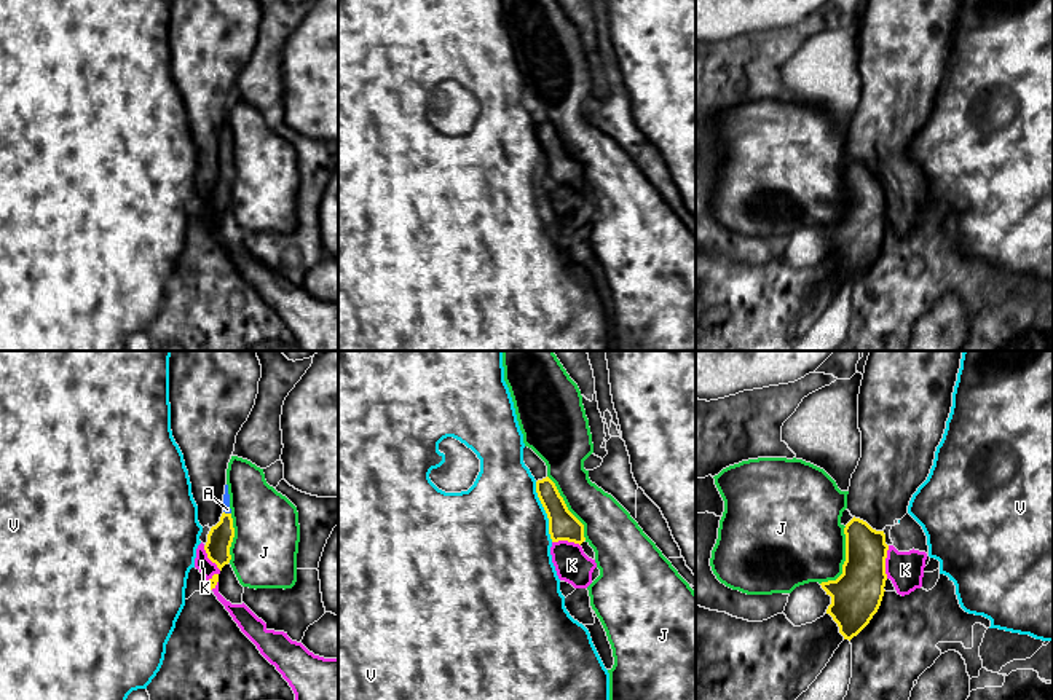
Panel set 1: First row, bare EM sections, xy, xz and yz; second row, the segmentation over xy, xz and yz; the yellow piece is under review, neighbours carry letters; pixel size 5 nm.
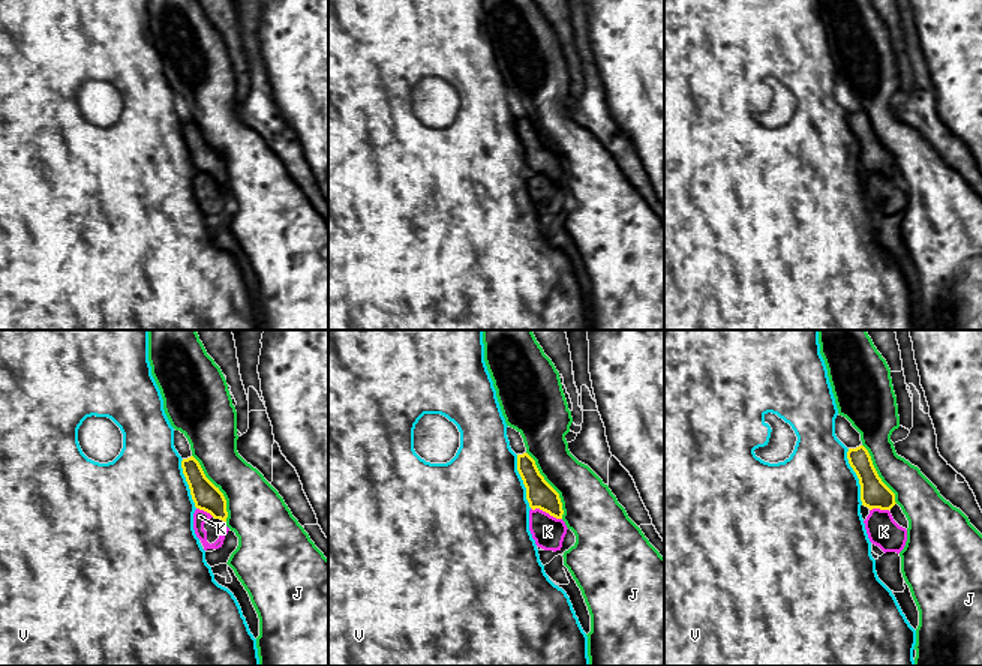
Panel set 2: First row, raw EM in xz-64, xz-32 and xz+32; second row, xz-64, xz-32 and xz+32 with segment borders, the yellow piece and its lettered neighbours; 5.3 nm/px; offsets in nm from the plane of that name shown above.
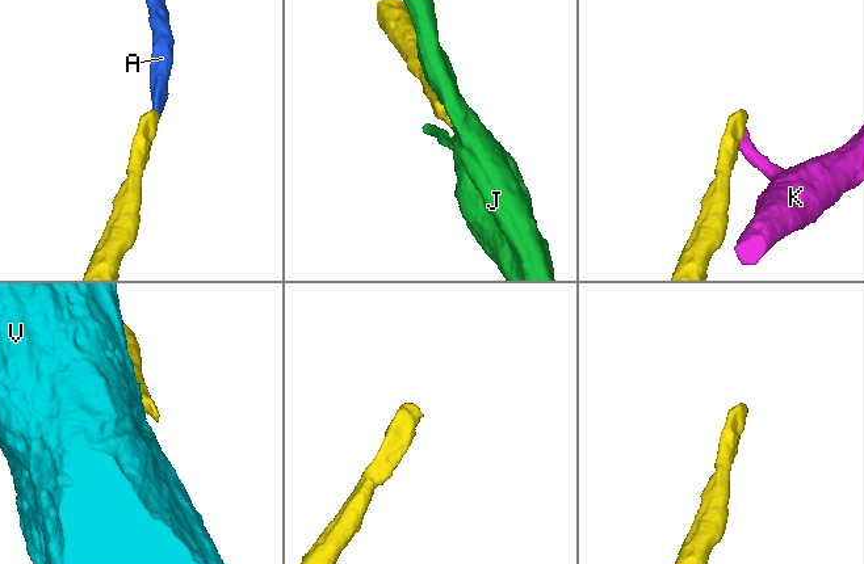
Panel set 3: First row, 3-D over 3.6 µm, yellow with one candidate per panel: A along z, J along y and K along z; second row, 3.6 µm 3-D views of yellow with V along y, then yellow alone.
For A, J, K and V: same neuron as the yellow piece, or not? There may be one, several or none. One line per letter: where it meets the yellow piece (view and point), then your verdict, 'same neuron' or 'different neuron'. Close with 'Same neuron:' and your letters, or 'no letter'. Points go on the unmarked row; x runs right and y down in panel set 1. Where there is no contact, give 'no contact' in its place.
A: contact xy (227, 157); same neuron
J: contact yz (846, 203); different neuron
K: contact yz (884, 204); different neuron
V: contact xz (546, 155); different neuron
Same neuron: A

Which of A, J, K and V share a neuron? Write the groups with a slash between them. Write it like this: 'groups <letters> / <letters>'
groups A / J / K / V

